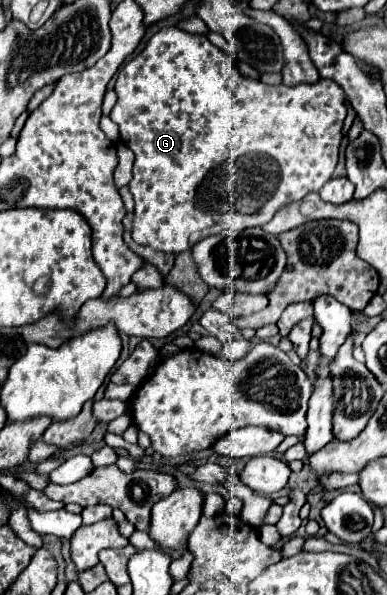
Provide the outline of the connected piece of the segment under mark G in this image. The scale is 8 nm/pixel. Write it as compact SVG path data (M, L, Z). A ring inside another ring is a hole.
M175 26L159 30L145 46L141 54L137 54L131 62L127 62L117 76L115 84L117 92L117 104L113 106L109 118L119 126L121 132L121 142L135 154L135 164L133 164L133 178L129 182L133 200L135 200L135 218L133 218L133 240L137 244L151 246L155 250L161 250L165 254L179 254L189 248L193 248L197 242L201 242L207 236L215 236L219 232L227 230L243 230L243 228L253 228L269 222L273 214L291 202L301 200L309 192L319 192L323 184L331 178L335 166L337 166L337 152L341 144L341 128L343 120L347 116L347 110L343 106L345 92L341 86L337 86L333 80L321 78L317 84L299 84L295 88L289 86L267 86L261 80L251 80L241 76L241 72L235 68L235 64L229 60L229 56L213 46L205 36L195 36L189 32L183 32Z

